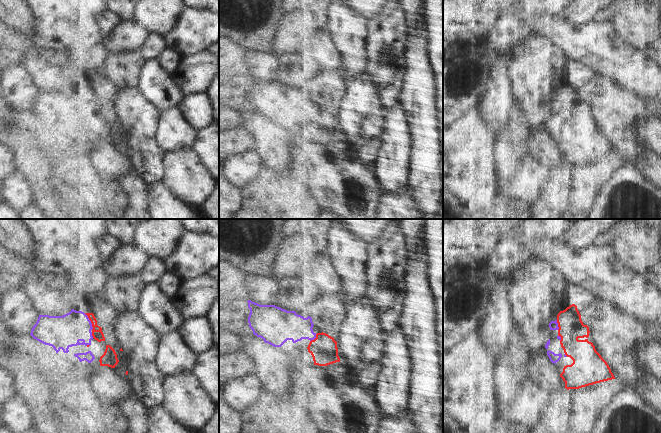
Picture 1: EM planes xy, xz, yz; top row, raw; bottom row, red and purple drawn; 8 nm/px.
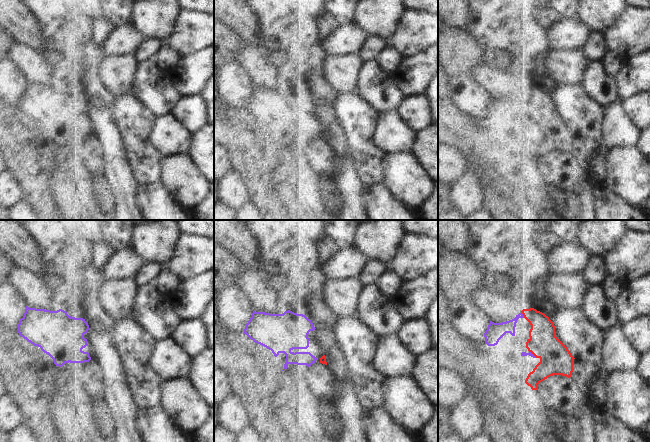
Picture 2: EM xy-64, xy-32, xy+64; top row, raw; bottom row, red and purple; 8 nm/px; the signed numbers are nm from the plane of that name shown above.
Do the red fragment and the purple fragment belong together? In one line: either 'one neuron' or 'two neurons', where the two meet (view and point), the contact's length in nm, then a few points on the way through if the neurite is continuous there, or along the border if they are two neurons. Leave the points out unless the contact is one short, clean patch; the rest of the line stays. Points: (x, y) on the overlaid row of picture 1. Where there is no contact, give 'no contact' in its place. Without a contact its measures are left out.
one neuron | xy (90, 320) | 150 nm | across xy (98, 335), (93, 330), (90, 320), (62, 332)

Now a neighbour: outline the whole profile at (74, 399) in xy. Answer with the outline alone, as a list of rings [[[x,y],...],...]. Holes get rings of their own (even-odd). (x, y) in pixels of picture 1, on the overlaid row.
[[[72,386],[65,394],[65,405],[67,409],[73,410],[79,419],[95,422],[93,410],[90,409],[87,398]]]

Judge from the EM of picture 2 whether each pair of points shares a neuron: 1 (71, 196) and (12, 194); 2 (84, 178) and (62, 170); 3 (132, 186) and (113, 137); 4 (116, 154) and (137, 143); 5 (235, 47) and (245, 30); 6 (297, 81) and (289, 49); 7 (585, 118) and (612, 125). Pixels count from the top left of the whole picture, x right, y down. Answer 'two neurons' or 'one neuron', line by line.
1: two neurons
2: one neuron
3: one neuron
4: two neurons
5: two neurons
6: two neurons
7: two neurons

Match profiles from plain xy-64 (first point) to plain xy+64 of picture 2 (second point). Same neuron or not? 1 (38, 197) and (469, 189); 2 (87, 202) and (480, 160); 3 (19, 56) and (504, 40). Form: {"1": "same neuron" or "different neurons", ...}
{"1": "different neurons", "2": "different neurons", "3": "different neurons"}

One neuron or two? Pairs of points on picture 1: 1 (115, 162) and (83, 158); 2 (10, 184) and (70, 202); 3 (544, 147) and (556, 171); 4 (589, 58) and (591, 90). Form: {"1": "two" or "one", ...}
{"1": "one", "2": "two", "3": "one", "4": "two"}

